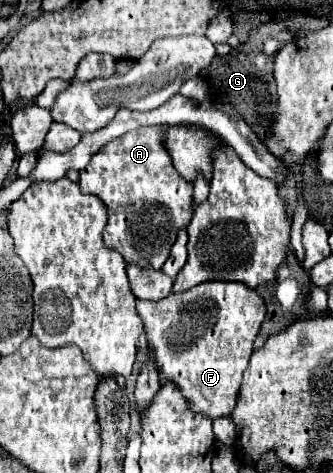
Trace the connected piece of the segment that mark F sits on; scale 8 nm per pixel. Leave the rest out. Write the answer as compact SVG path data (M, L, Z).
M207 281L199 283L183 293L169 293L161 301L137 301L137 313L145 325L149 349L159 371L181 387L183 397L187 399L189 409L195 413L215 417L227 417L235 409L235 401L241 389L243 371L247 369L249 357L253 353L255 335L265 319L265 303L255 289L245 287L243 283L231 281Z

